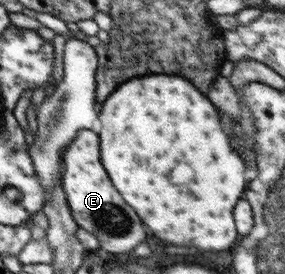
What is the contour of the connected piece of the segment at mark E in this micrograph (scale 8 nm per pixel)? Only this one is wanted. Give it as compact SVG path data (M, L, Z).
M93 129L78 130L63 155L62 187L74 221L100 242L100 256L105 253L129 253L146 239L144 225L134 209L120 197L100 163L100 139Z

